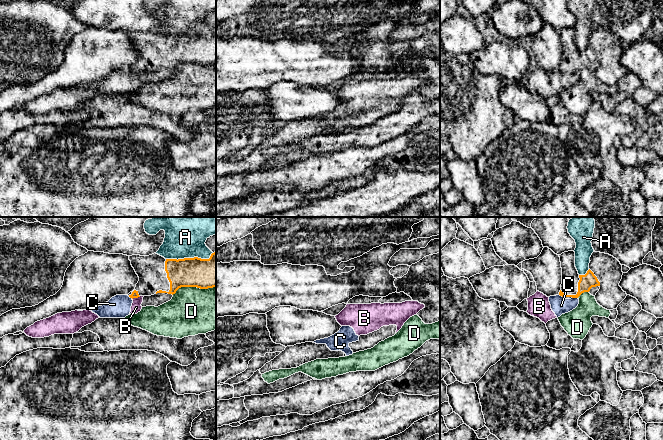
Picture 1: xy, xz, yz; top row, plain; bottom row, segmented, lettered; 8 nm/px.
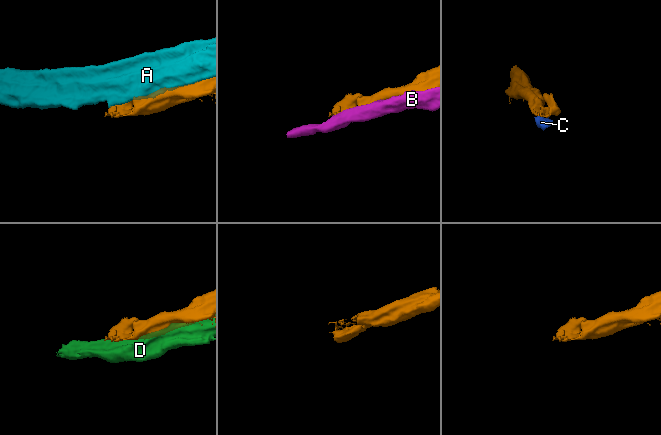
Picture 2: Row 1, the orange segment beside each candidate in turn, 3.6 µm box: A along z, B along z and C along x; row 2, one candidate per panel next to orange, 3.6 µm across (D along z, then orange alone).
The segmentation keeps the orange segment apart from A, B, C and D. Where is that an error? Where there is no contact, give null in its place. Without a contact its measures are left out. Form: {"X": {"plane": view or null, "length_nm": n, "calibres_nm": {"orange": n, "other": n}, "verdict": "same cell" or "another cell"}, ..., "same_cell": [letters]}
{"A": {"plane": "xy", "length_nm": 380, "calibres_nm": {"orange": 240, "other": 280}, "verdict": "another cell"}, "B": {"plane": "xy", "length_nm": 80, "calibres_nm": {"orange": 50, "other": 90}, "verdict": "another cell"}, "C": {"plane": "yz", "length_nm": 50, "calibres_nm": {"orange": 120, "other": 140}, "verdict": "another cell"}, "D": {"plane": "xy", "length_nm": 360, "calibres_nm": {"orange": 240, "other": 380}, "verdict": "another cell"}, "same_cell": []}

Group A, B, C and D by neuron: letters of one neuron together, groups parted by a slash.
A / B C / D

